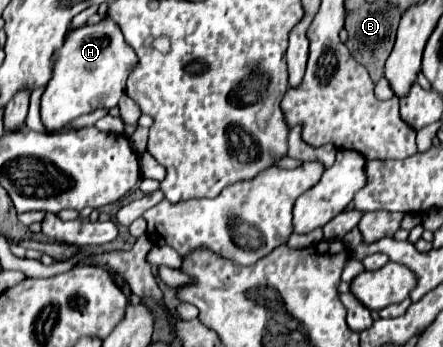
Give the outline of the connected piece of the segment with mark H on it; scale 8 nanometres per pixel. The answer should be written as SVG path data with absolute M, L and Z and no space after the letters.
M113 19L71 29L65 35L63 47L59 47L53 55L53 75L41 97L41 121L47 133L65 129L71 121L95 109L115 107L125 91L125 81L135 63L137 55Z

